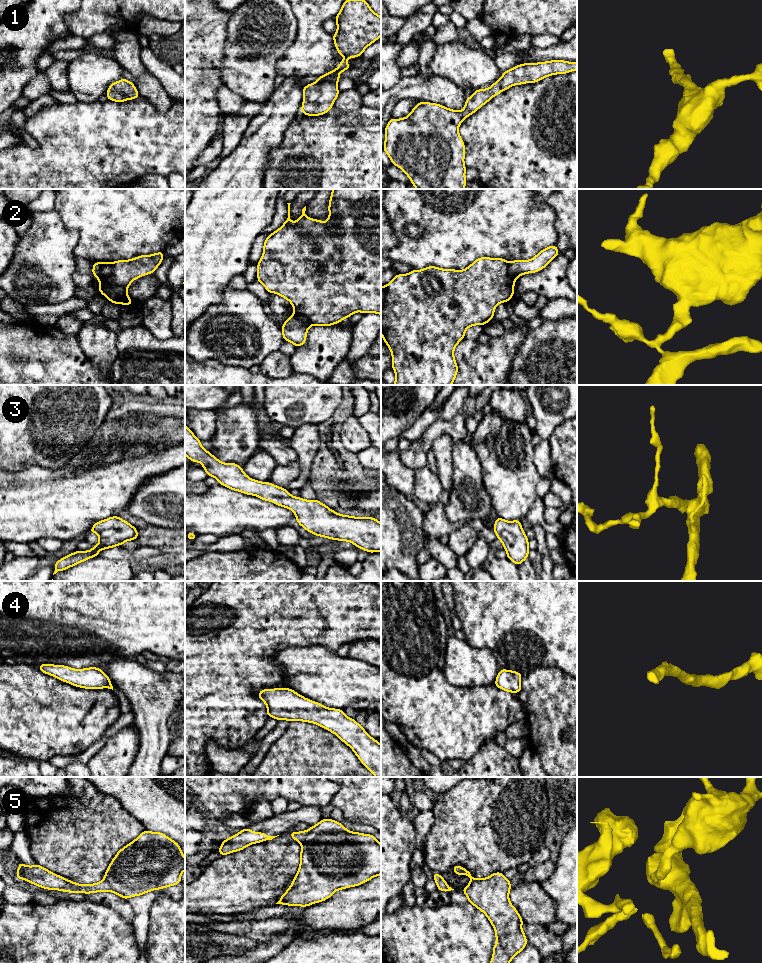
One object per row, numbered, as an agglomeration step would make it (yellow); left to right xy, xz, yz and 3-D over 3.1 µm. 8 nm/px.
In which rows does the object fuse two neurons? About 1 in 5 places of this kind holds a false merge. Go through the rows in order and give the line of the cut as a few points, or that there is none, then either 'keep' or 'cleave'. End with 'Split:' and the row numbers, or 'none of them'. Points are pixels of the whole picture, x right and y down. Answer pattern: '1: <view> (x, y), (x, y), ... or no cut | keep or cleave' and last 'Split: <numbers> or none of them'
1: no cut | keep
2: xy (111, 263), (109, 273), (98, 278) | cleave
3: no cut | keep
4: no cut | keep
5: no cut | keep
Split: 2

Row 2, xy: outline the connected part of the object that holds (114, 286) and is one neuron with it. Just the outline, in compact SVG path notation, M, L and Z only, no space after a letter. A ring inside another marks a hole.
M163 251L152 255L137 256L130 260L118 260L111 263L110 274L99 278L99 293L111 303L133 305L128 297L127 289L136 279L147 274L153 274L164 259Z

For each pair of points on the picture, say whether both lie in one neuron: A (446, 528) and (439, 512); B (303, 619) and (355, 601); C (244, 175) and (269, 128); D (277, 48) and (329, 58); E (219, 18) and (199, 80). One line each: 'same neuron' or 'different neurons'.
A: same neuron
B: same neuron
C: same neuron
D: different neurons
E: same neuron

